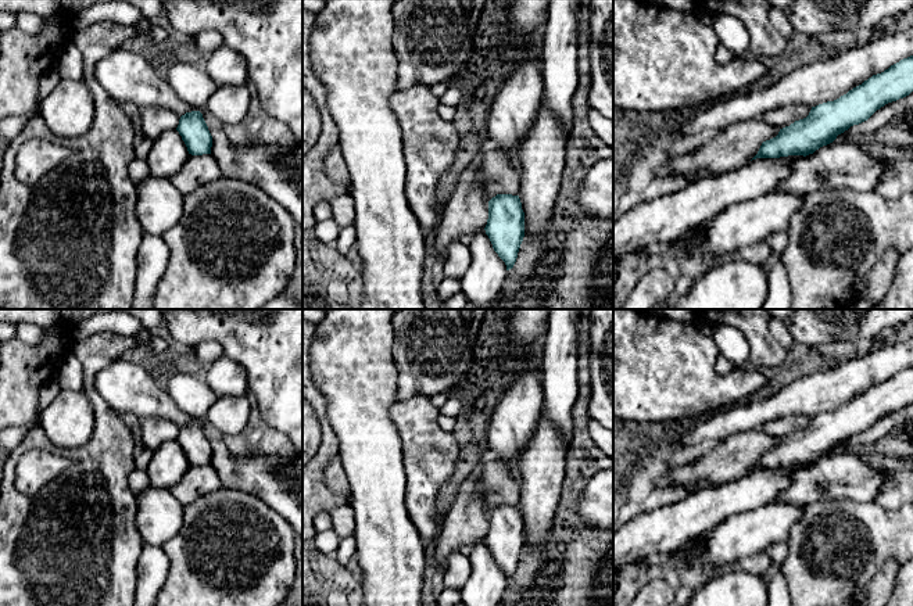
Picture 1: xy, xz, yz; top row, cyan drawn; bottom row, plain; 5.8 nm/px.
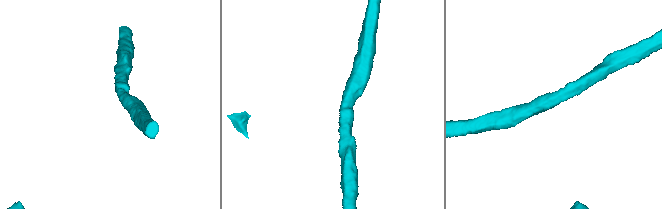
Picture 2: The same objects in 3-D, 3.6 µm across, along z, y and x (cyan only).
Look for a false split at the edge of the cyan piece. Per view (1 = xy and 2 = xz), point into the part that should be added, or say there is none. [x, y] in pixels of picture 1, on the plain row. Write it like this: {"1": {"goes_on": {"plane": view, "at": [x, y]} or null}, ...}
{"1": {"goes_on": null}, "2": {"goes_on": null}}

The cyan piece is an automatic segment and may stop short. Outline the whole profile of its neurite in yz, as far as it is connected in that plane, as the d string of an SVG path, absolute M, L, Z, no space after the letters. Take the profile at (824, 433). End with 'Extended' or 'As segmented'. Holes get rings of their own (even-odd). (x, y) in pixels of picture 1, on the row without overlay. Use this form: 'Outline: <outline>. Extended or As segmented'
Outline: M913 366L873 386L839 409L812 417L806 428L780 440L776 448L763 452L752 470L813 465L851 437L867 431L885 415L912 402Z. As segmented

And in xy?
Outline: M200 422L186 423L176 438L185 452L189 465L211 465L212 447Z. As segmented

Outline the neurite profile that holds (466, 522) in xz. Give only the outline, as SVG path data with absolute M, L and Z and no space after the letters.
M479 488L458 491L434 538L436 569L445 571L448 557L462 546L484 539L488 530L488 509Z

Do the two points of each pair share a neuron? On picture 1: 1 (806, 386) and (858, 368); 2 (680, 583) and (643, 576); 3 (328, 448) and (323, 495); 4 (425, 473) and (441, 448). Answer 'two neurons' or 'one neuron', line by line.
1: one neuron
2: one neuron
3: one neuron
4: one neuron

